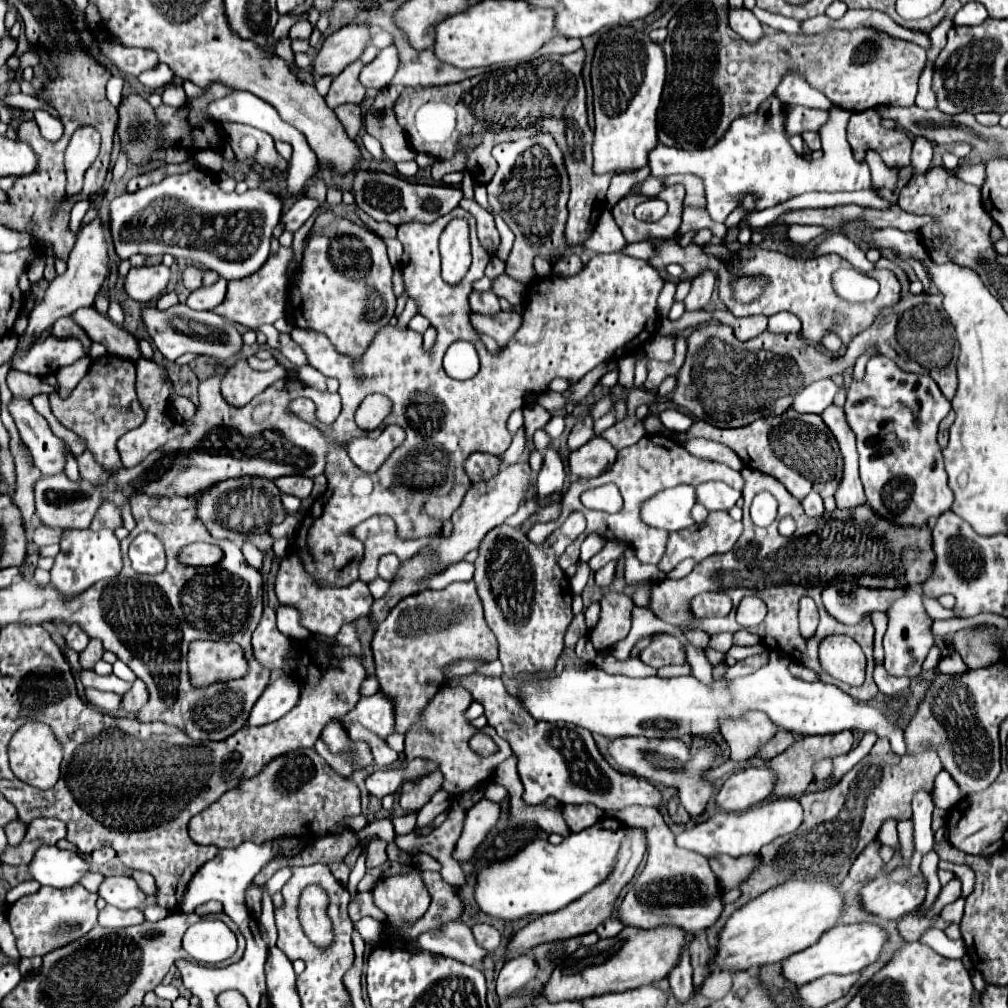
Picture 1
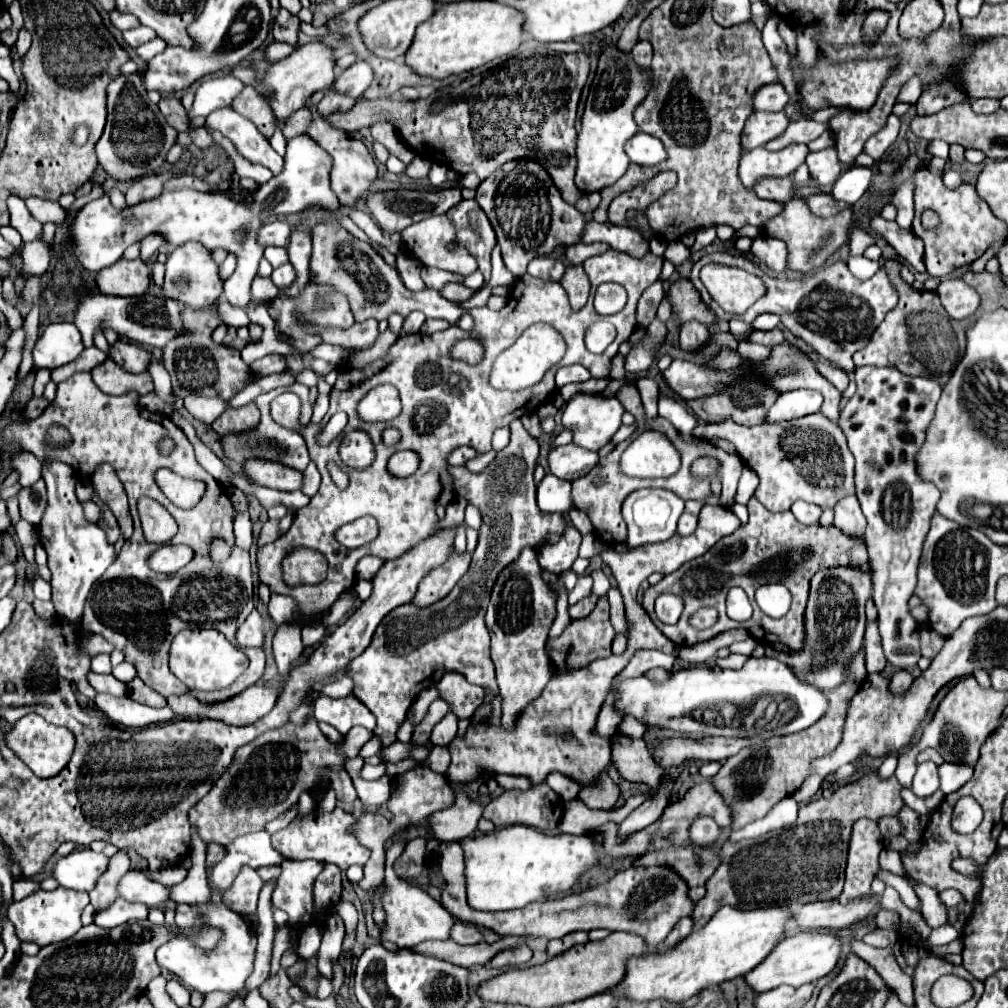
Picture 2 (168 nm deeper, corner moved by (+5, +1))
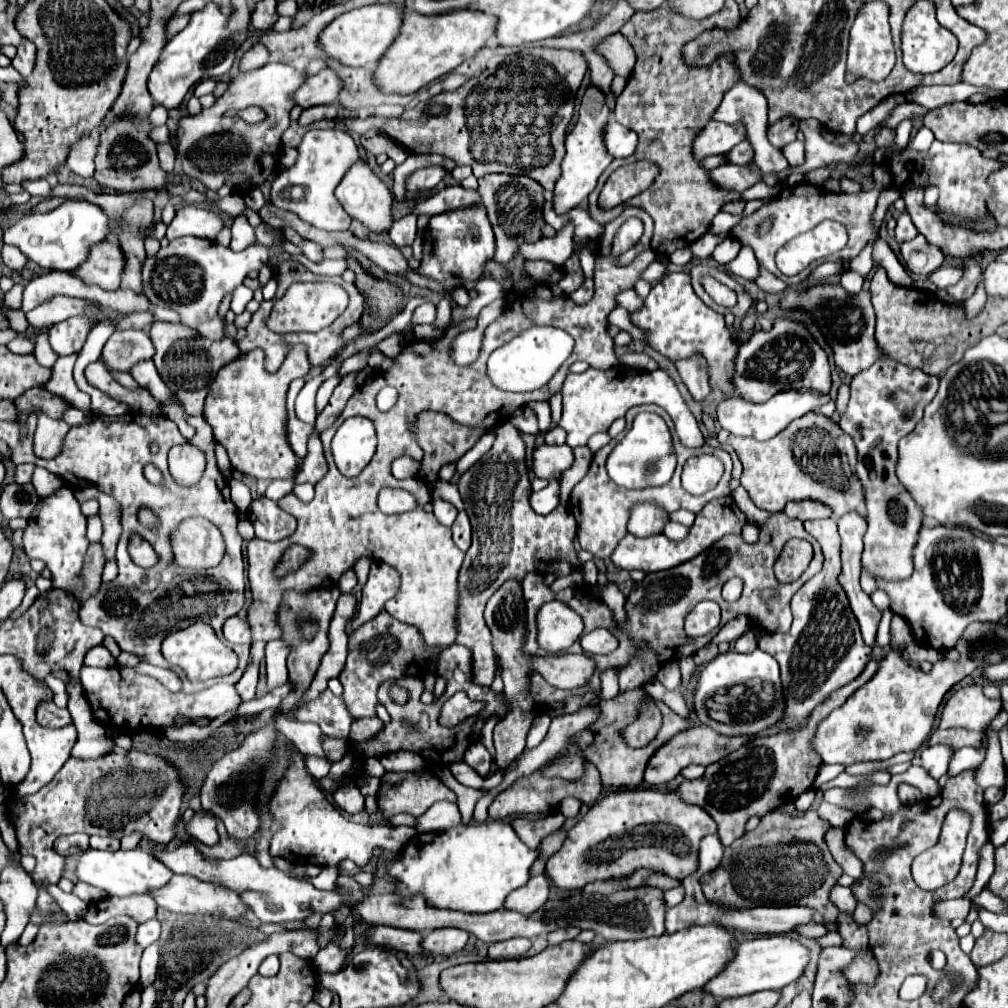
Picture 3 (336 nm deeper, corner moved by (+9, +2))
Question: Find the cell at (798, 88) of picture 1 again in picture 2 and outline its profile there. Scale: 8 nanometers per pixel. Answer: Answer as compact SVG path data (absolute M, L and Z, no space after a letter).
M780 82L766 84L764 88L758 88L752 96L752 110L766 110L766 112L778 112L784 108L784 104L790 100L784 86Z

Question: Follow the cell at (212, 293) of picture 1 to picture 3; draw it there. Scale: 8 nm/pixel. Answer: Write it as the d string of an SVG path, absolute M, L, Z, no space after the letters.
M236 217L232 223L232 241L230 241L230 249L232 251L242 251L244 247L248 247L254 239L254 227L246 221L246 217Z

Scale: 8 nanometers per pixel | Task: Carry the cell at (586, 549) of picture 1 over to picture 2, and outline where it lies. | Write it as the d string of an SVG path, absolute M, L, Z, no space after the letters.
M572 508L572 510L568 512L568 518L570 518L572 526L576 526L576 528L580 530L580 534L588 534L588 532L592 532L592 524L590 524L590 520L588 520L588 516L586 516L584 512Z

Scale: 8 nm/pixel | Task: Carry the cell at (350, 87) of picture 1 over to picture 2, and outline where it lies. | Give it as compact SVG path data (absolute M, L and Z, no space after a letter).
M328 90L326 96L322 98L322 102L316 106L316 110L320 112L320 116L326 118L326 116L332 114L332 112L350 110L354 104L356 104L356 100L352 100L352 98L348 98L348 96L340 96L340 94L336 94L334 90Z

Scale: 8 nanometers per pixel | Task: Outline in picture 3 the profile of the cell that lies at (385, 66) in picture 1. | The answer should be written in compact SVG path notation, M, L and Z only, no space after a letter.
M324 69L318 75L310 77L306 87L296 91L294 99L296 105L300 107L310 107L310 105L324 105L324 103L336 103L340 89L342 89L342 79L336 75L332 69Z

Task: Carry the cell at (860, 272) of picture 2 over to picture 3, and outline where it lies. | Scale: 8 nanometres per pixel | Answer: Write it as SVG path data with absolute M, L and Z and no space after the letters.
M848 269L848 271L844 271L842 277L840 277L840 285L842 285L848 293L858 293L858 291L862 289L862 285L864 285L864 277L862 277L860 273Z

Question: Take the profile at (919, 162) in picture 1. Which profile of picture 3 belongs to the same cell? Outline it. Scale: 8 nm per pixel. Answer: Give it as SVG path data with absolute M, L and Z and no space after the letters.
M906 211L900 213L900 215L896 217L896 241L898 241L898 243L910 241L910 239L914 239L916 235L918 235L918 231L916 231L910 215L908 215Z

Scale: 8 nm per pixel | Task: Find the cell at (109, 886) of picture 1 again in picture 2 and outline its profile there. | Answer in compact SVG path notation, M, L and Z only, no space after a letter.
M128 872L122 876L118 882L118 892L124 896L128 902L142 902L148 908L162 906L170 900L170 888L156 884L142 876L140 872Z

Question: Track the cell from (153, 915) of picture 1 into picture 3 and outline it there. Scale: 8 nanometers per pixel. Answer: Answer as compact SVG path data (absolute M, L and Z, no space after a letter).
M148 919L146 923L142 923L138 927L138 941L140 941L140 947L148 947L152 945L158 937L160 937L160 921L158 919Z

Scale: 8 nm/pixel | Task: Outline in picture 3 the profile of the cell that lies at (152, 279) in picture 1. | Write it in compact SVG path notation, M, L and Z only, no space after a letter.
M106 239L100 247L92 247L88 263L82 263L76 271L86 283L96 283L102 289L114 291L120 287L120 279L126 267L126 255L118 239Z

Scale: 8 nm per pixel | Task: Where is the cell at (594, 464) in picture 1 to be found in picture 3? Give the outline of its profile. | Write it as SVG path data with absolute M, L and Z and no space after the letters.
M540 445L534 451L534 473L540 479L560 479L566 469L574 463L574 453L568 445Z

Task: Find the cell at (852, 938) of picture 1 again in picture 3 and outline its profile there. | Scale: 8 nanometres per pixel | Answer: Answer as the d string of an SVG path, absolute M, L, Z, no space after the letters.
M770 935L770 937L740 941L732 965L728 965L720 975L716 975L716 979L708 981L704 989L716 999L752 995L764 989L782 989L794 983L804 973L808 961L810 961L810 949L802 945L798 939L786 935Z

